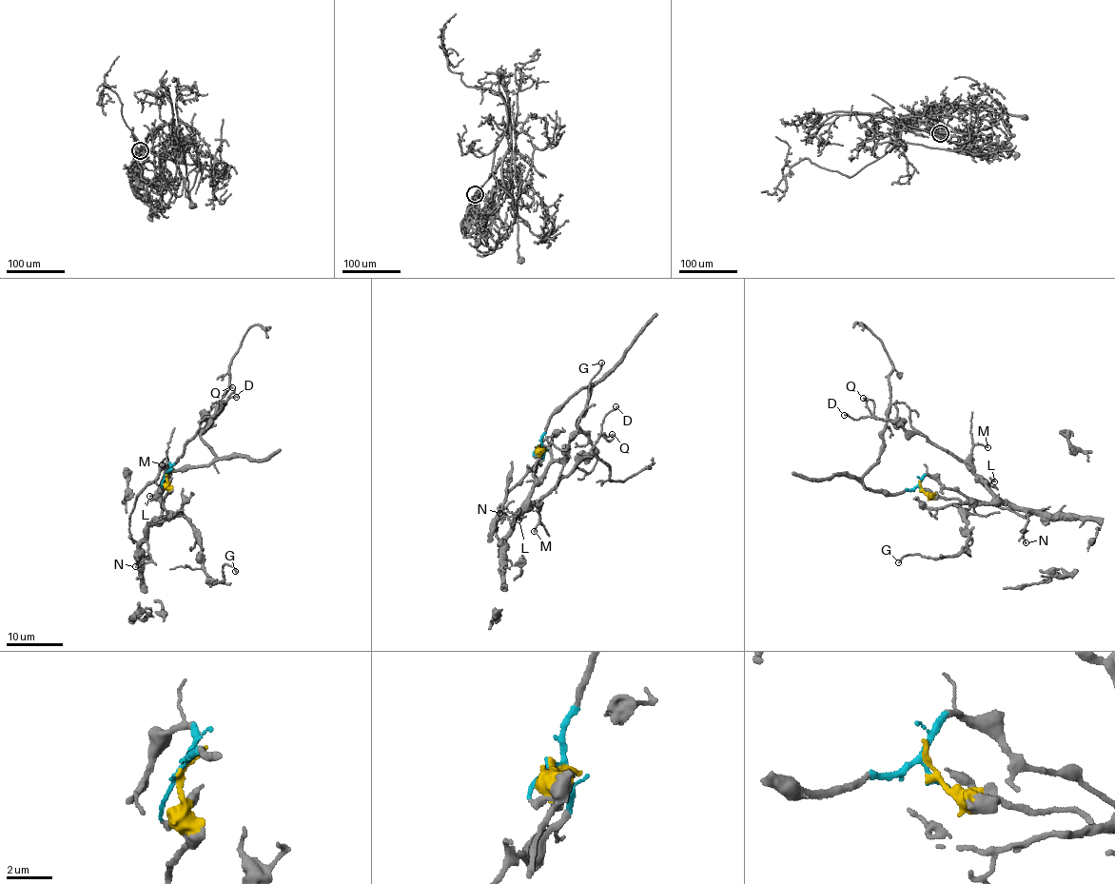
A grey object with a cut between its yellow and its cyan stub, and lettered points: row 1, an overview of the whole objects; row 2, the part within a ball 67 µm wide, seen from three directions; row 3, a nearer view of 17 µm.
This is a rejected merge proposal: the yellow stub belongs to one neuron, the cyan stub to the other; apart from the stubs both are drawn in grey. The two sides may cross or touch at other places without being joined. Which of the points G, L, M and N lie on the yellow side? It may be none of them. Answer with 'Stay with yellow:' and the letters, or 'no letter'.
Stay with yellow: G, L, M, N

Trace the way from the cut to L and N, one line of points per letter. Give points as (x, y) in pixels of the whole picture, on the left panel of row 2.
L: (167, 473), (168, 492), (164, 500), (166, 519), (160, 519), (160, 501), (148, 496)
N: (167, 473), (168, 491), (164, 500), (167, 516), (162, 525), (149, 526), (148, 547), (150, 558), (135, 567)

